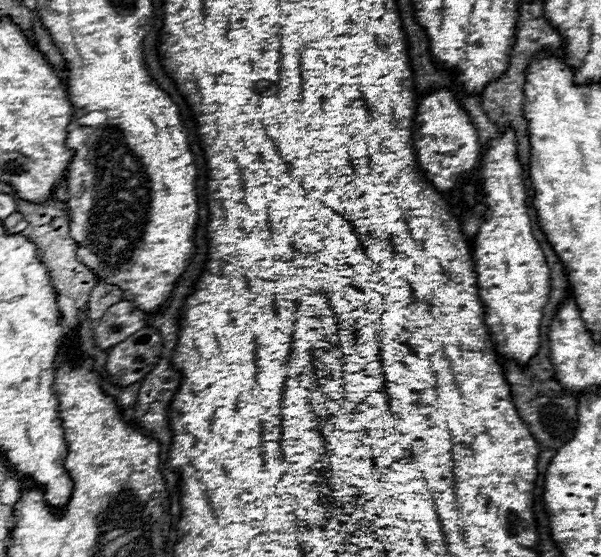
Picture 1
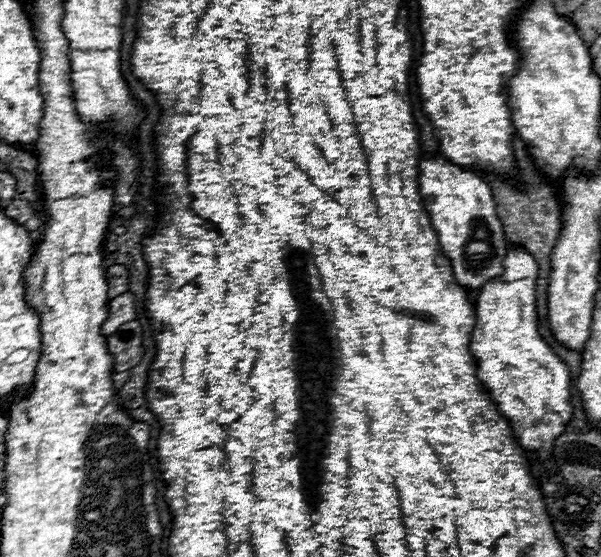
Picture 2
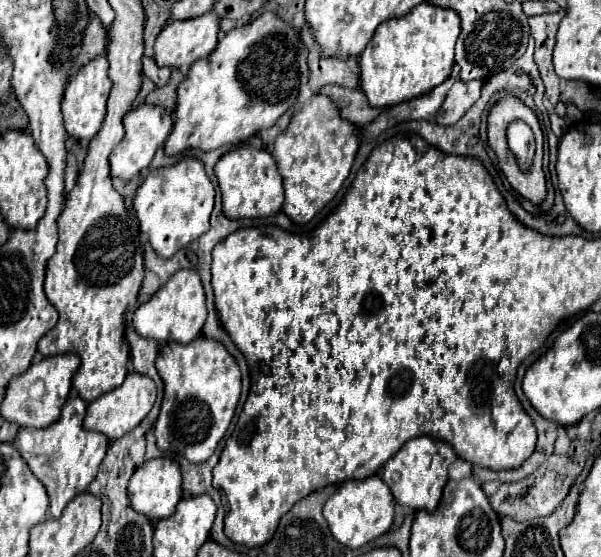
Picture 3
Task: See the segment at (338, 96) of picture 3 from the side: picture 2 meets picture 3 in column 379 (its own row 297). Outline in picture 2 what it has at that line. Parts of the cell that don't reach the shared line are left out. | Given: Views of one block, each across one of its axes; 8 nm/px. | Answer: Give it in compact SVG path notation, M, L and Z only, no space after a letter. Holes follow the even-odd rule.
M120 264L110 266L106 270L106 278L108 278L108 298L116 298L122 292L128 292L128 270Z

